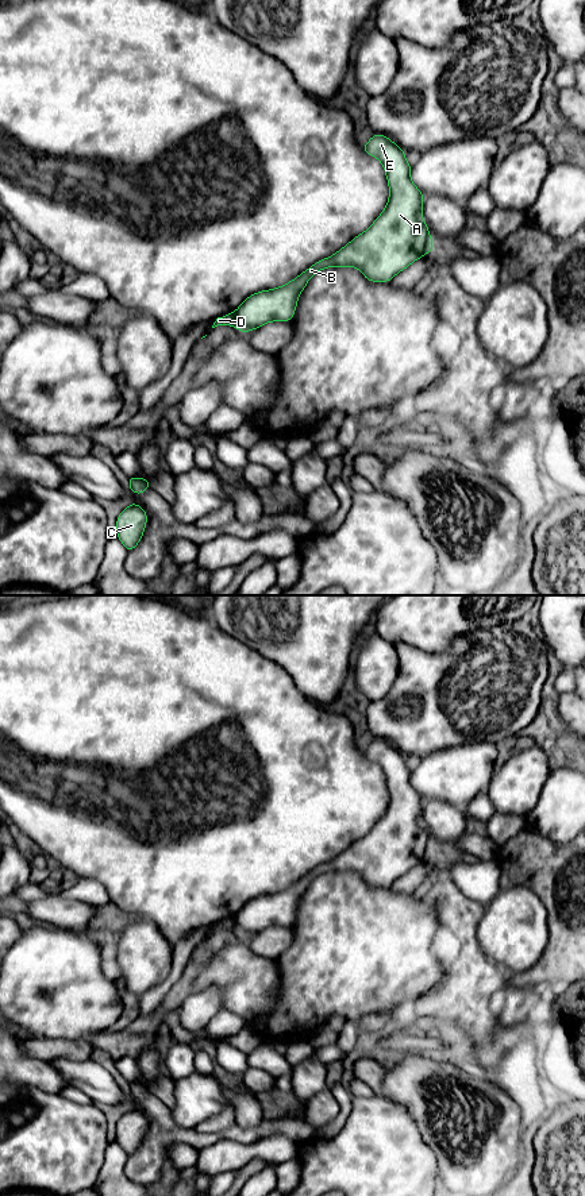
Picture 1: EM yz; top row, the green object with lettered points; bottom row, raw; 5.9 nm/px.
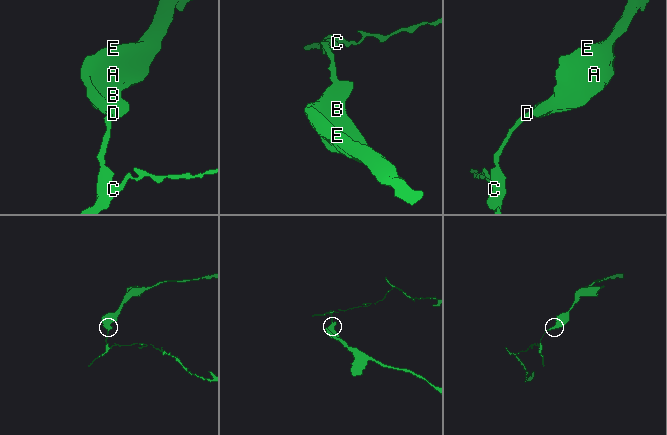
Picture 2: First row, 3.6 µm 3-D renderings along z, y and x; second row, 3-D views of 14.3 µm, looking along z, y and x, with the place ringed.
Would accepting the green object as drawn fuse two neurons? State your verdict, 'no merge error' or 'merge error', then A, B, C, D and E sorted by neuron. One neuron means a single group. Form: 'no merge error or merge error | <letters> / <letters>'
merge error | A B E / C D

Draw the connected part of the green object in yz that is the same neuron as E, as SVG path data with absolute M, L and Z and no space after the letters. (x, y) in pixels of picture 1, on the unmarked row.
M374 738L363 756L384 771L389 791L385 814L372 830L334 860L320 864L288 888L257 896L234 917L246 938L272 926L292 926L299 900L317 876L357 872L369 887L390 887L395 880L434 854L423 823L424 800L412 787L405 756L385 740Z

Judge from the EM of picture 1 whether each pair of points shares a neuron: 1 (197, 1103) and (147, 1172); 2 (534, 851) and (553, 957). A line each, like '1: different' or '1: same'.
1: different
2: same

